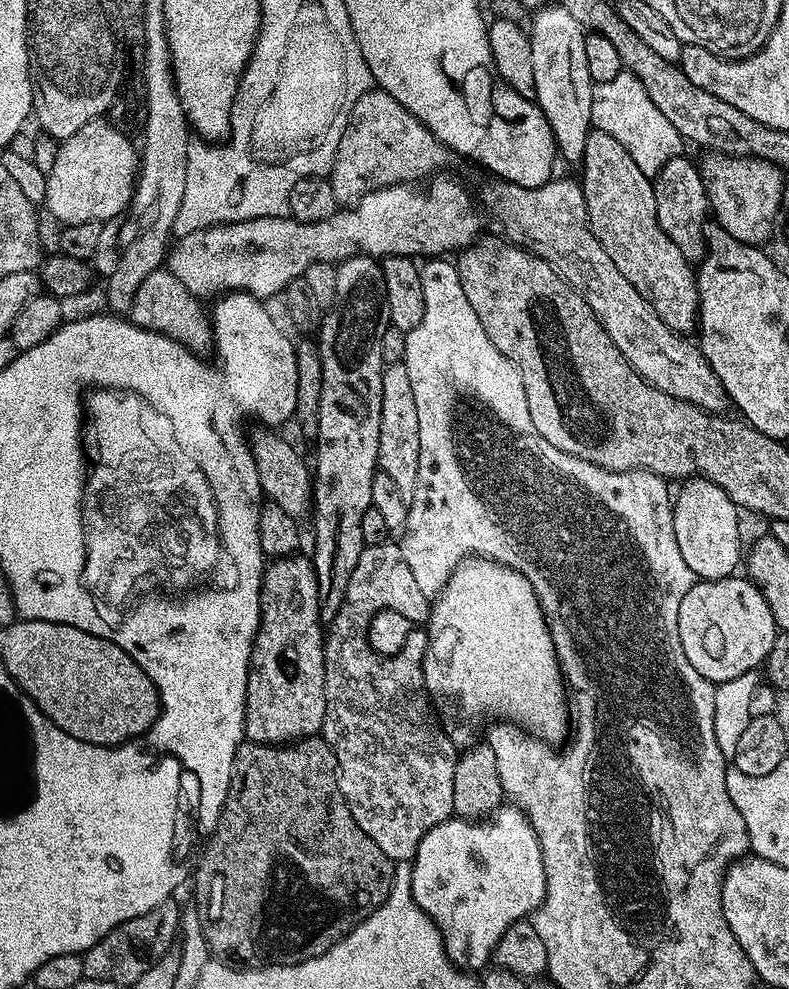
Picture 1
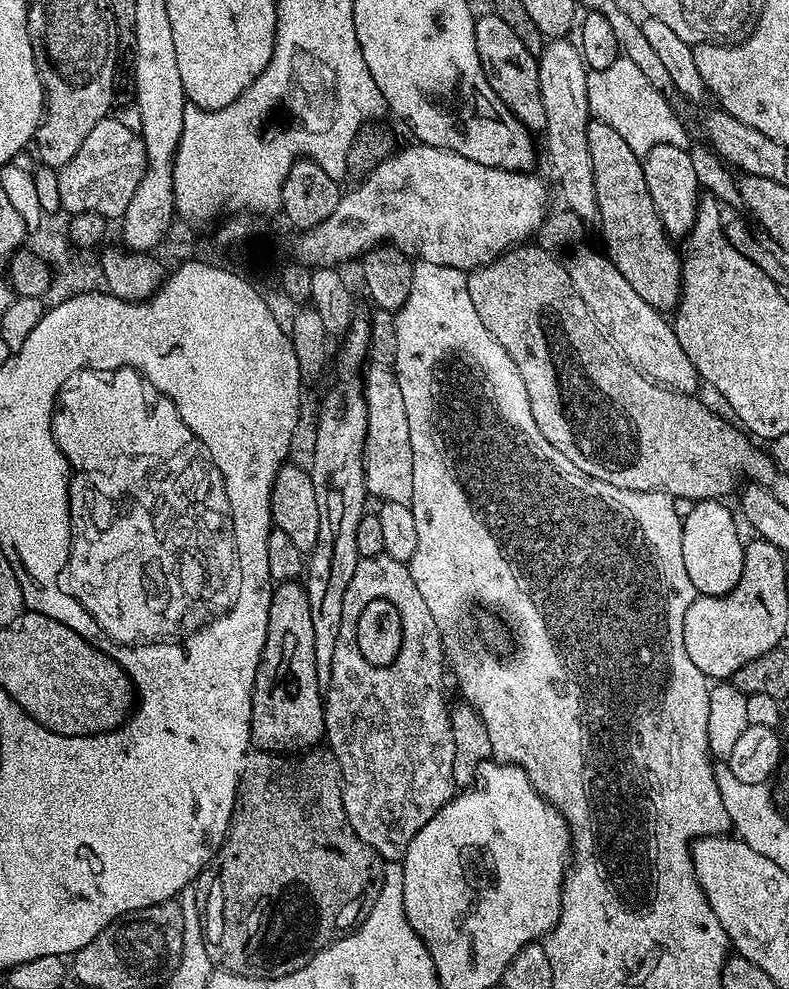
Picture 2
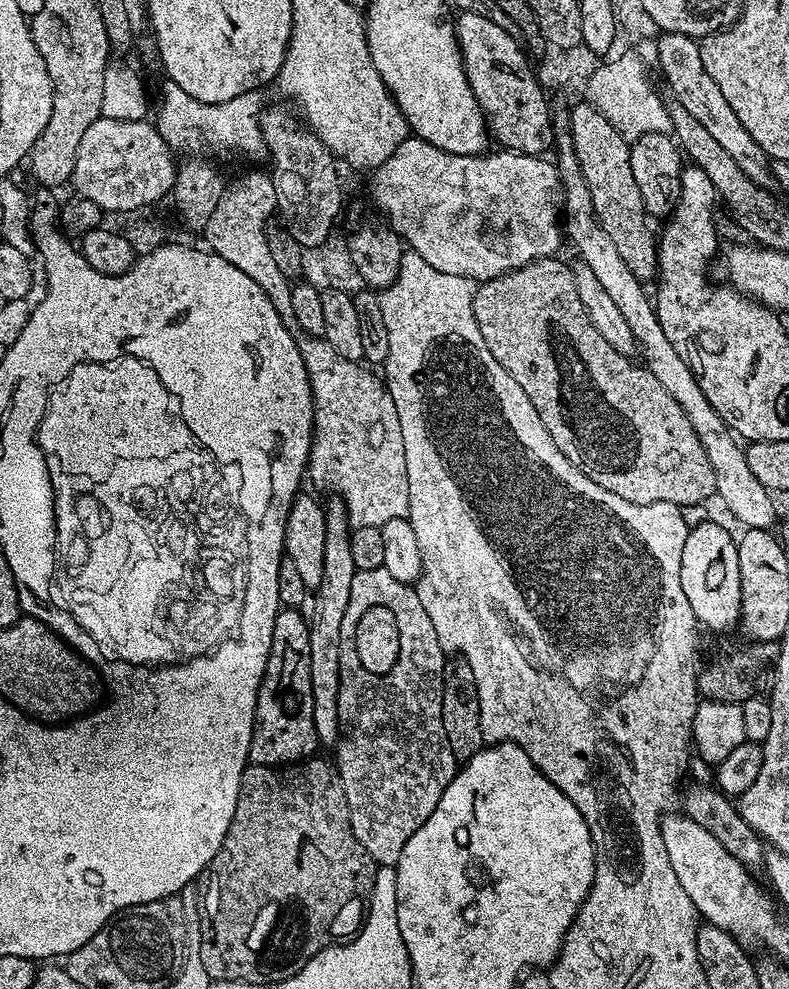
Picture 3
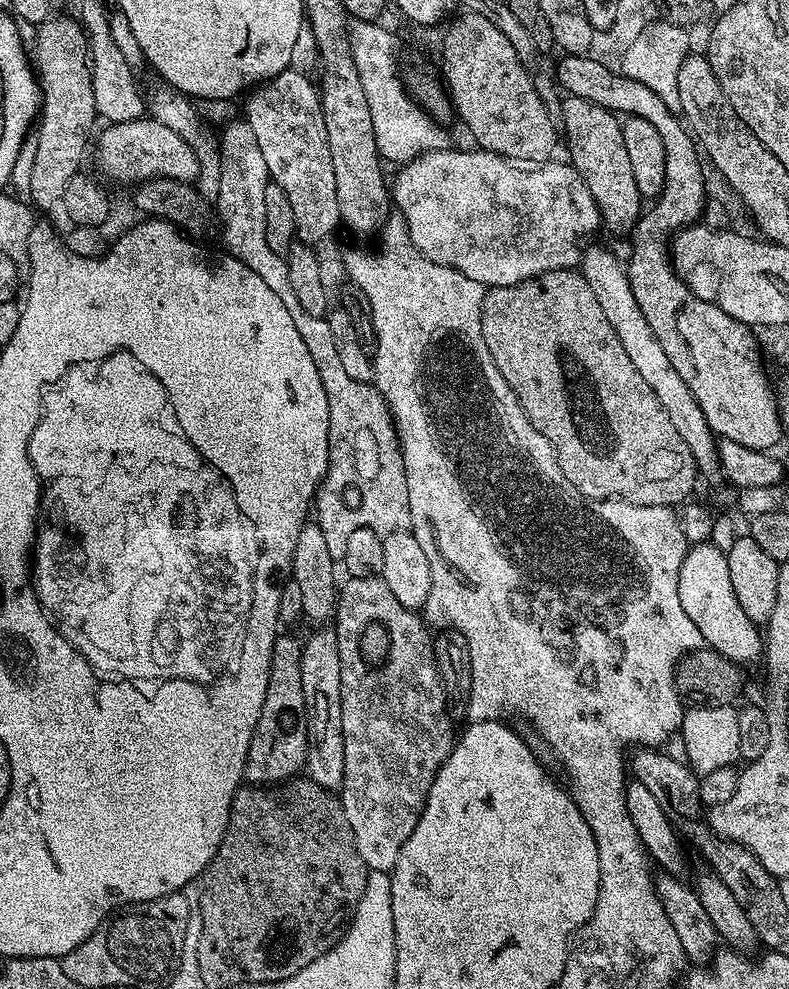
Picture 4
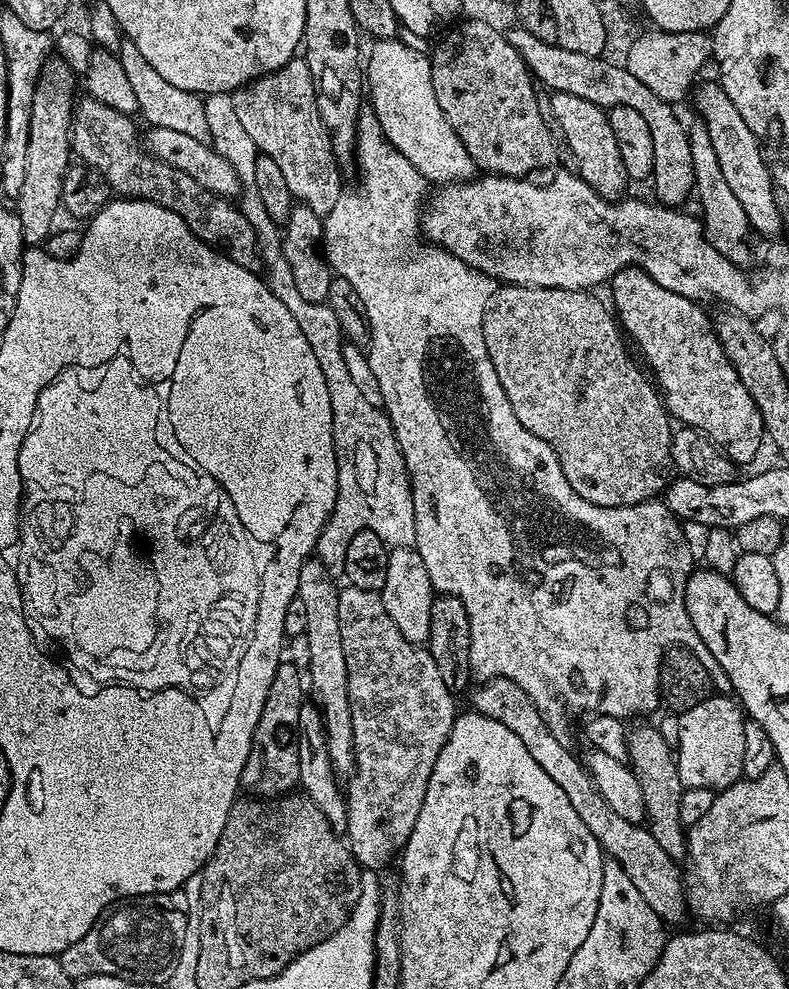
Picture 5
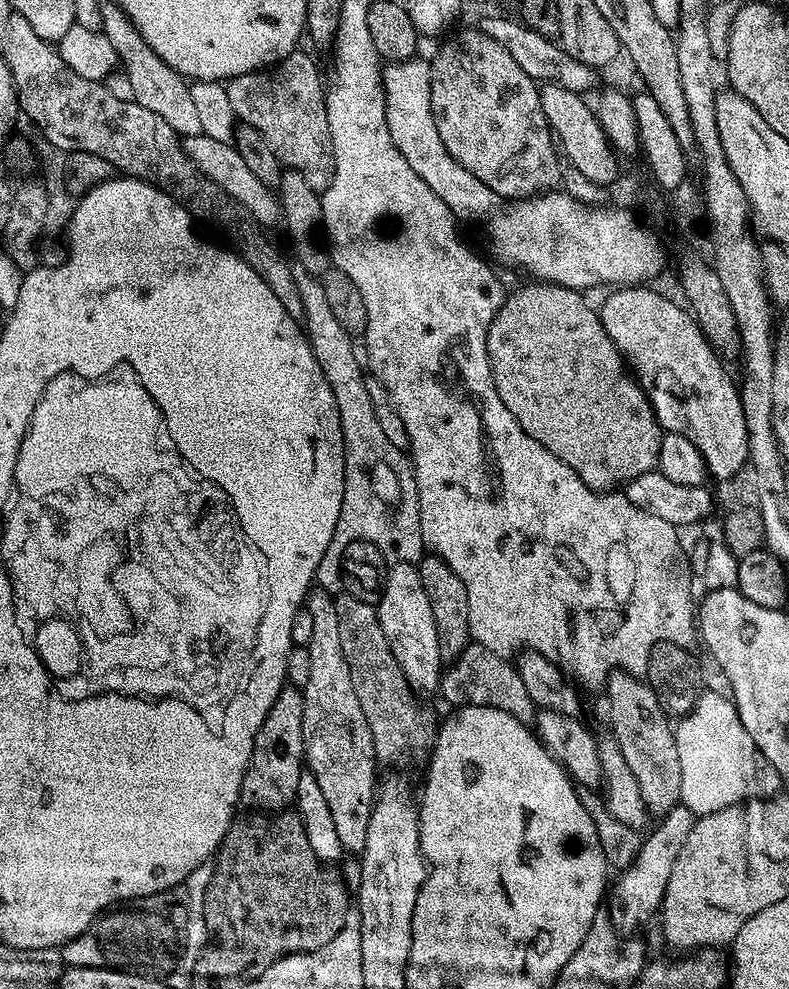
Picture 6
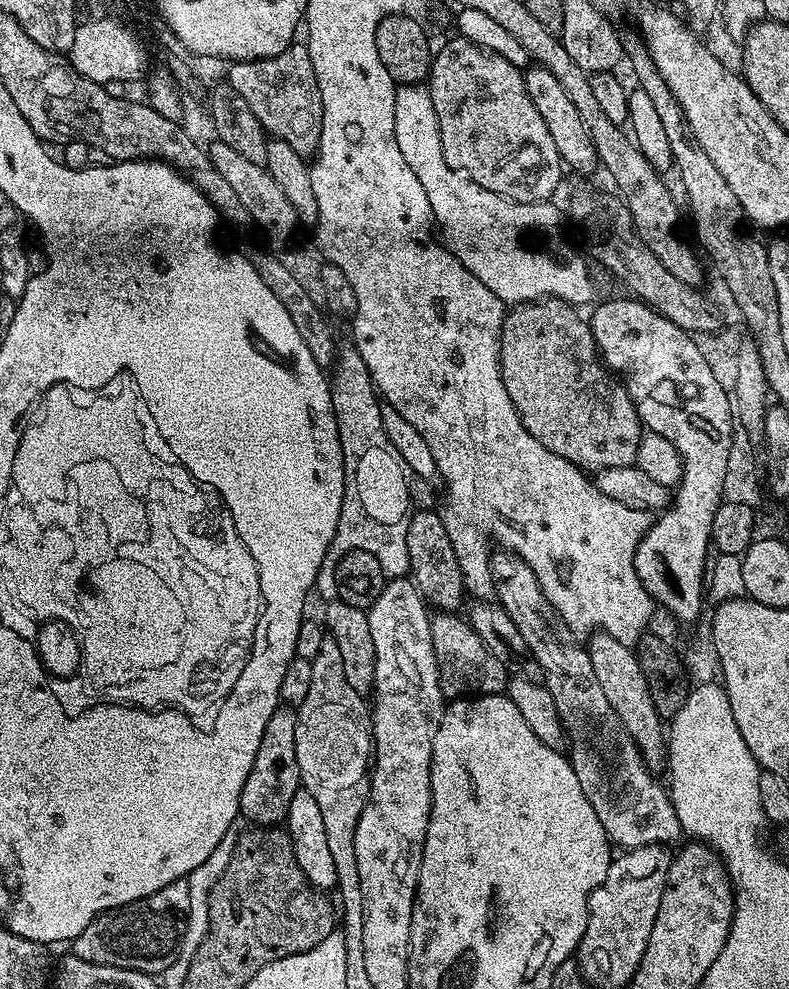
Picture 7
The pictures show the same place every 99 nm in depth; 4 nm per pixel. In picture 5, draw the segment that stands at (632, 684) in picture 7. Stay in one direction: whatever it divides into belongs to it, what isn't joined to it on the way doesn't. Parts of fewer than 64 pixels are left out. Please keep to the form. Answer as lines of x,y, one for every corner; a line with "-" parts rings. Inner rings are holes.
648,722
639,723
642,725
629,729
628,762
642,788
645,827
654,835
658,846
678,864
688,853
686,826
681,822
681,794
684,787
671,745
667,744
658,729
644,723

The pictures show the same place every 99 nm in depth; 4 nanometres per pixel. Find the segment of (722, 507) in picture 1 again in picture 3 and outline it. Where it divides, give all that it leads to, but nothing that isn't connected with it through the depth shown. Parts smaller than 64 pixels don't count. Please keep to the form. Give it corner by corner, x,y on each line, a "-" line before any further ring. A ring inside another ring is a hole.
714,521
689,527
686,546
682,546
682,590
697,621
712,632
728,632
740,623
740,571
737,537

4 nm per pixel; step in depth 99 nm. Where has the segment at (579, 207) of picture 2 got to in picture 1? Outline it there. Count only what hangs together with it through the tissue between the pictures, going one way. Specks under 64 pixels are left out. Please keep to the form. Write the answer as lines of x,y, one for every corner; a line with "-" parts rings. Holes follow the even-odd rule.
549,3
532,17
530,39
534,54
534,99
542,114
546,114
559,159
576,165
584,159
586,138
593,129
590,102
594,85
586,67
585,35
584,27
574,22
574,17
562,10
559,3

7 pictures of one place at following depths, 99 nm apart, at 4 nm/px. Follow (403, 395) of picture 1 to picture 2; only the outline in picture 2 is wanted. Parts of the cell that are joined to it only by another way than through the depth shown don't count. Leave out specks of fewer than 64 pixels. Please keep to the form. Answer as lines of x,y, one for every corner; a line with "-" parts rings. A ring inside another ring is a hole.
377,364
363,373
364,397
368,407
368,433
364,447
364,484
369,497
389,504
411,505
414,494
414,454
410,450
410,422
406,422
406,402
398,390
392,368

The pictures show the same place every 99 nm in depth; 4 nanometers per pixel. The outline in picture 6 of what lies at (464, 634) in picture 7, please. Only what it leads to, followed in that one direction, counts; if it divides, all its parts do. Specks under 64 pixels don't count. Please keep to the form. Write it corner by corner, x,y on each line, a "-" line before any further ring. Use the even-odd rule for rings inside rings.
475,642
469,643
468,647
443,669
438,692
439,695
444,695
445,702
452,704
451,706
473,704
506,710
506,714
514,714
514,718
526,725
535,721
538,711
530,694
526,694
526,685
522,683
522,678
518,678
515,663

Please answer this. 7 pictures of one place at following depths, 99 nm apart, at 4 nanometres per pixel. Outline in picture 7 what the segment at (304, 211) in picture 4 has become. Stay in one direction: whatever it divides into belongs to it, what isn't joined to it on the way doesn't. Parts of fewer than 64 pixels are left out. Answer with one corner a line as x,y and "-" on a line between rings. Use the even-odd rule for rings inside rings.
293,42
289,48
282,50
274,58
262,58
261,60
237,60
227,65
226,83
234,86
242,99
254,110
254,118
262,122
264,131
269,137
290,142
294,150
305,158
311,157
320,147
320,135
322,134
322,90
318,90
318,78
314,74
314,62
310,62
307,43

